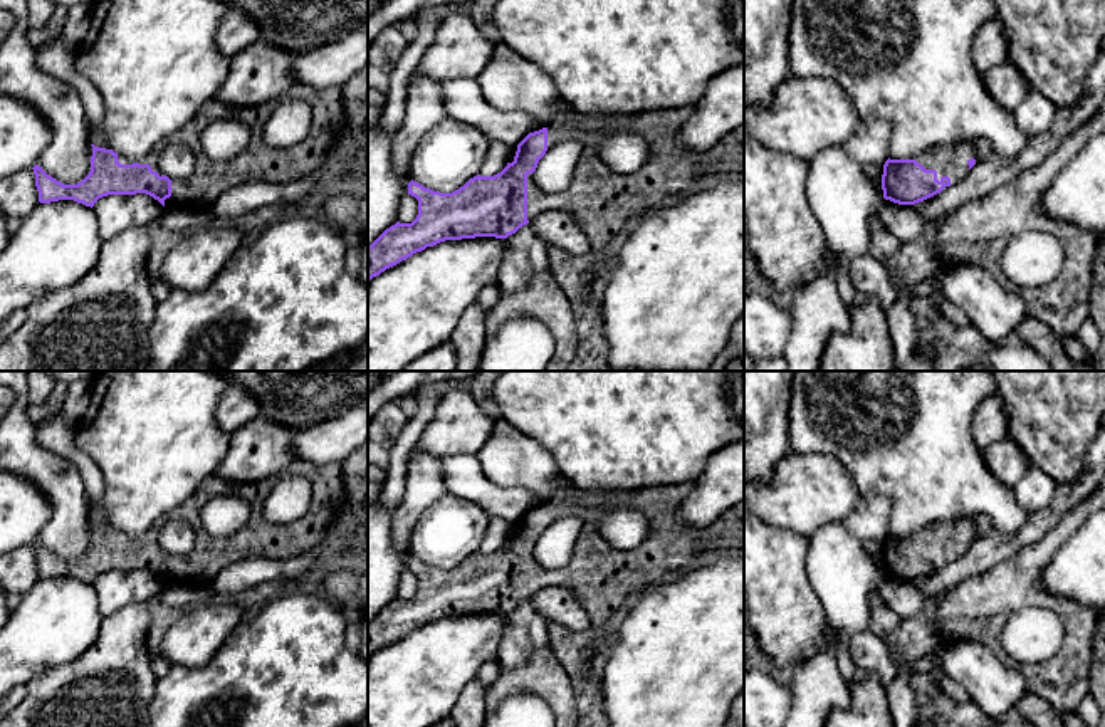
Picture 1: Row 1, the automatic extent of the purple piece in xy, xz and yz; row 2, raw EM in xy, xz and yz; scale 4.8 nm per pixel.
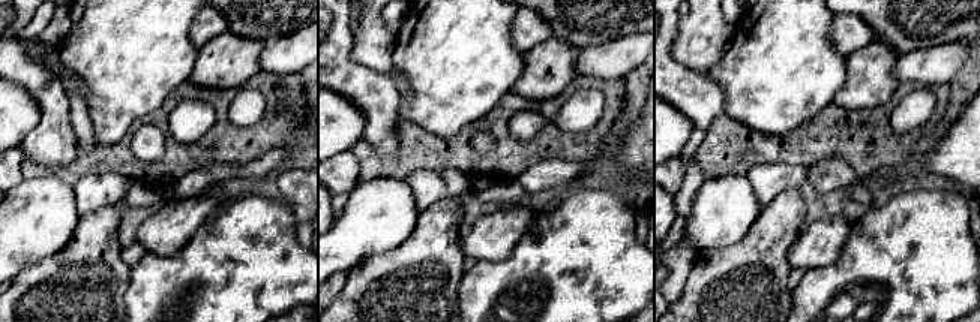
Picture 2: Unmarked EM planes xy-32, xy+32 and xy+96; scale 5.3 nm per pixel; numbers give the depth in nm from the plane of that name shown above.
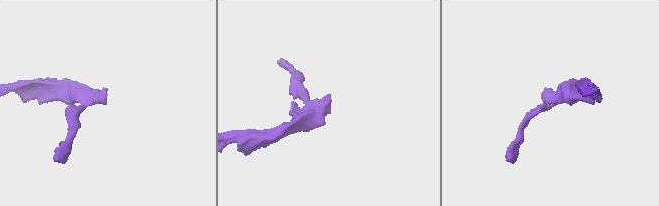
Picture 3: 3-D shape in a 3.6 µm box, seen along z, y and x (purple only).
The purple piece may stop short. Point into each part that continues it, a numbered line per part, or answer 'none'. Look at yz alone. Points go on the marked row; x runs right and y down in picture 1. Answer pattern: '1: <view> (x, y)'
1: yz (951, 160)

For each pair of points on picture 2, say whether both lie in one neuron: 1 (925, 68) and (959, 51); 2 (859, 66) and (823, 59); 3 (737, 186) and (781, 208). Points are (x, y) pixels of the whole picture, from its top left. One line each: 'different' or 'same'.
1: same
2: different
3: different

